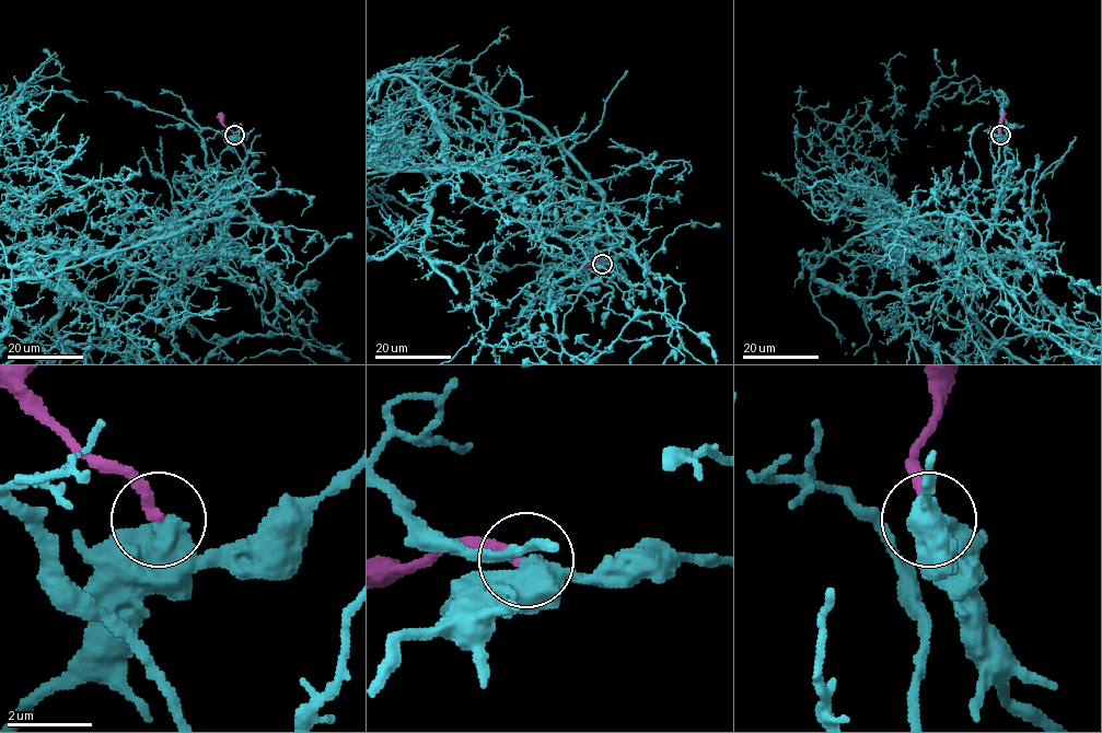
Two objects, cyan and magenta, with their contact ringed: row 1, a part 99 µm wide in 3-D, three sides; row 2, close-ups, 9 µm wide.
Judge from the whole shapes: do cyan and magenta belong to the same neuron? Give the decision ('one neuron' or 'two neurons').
one neuron

